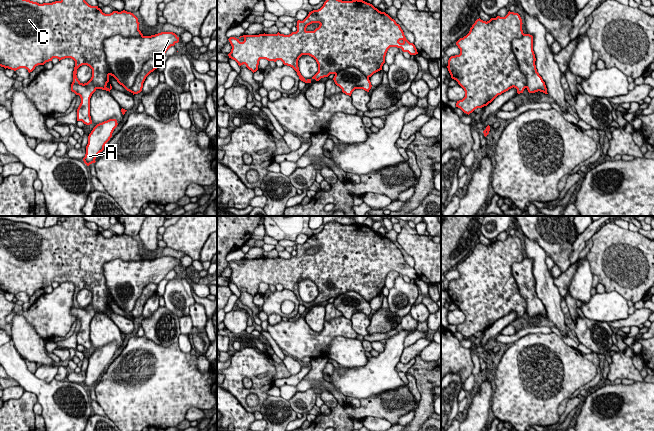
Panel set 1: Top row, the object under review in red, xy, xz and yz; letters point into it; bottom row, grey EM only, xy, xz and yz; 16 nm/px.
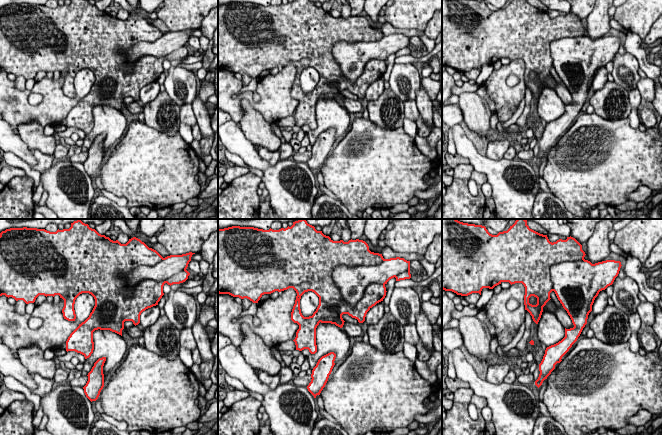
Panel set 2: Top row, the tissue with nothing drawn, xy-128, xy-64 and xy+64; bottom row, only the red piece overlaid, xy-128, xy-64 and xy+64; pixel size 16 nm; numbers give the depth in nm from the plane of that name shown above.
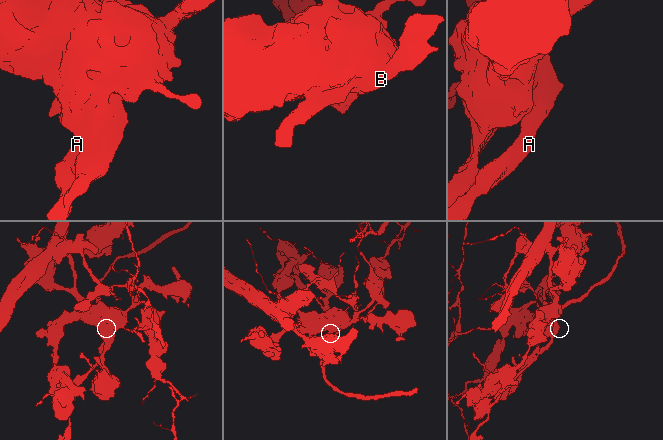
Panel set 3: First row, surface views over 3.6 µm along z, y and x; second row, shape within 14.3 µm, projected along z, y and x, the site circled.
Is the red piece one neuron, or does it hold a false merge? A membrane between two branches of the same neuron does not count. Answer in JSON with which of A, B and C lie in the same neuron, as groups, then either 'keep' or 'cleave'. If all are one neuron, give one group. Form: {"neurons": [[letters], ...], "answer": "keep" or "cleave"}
{"neurons": [["A", "B"], ["C"]], "answer": "cleave"}

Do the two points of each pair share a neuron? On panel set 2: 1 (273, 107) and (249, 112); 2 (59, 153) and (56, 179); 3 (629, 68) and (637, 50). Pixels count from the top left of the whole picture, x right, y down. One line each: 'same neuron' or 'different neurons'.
1: different neurons
2: different neurons
3: different neurons

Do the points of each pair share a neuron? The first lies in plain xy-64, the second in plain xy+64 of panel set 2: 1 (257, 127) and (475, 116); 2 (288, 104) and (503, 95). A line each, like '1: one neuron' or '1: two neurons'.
1: one neuron
2: one neuron

